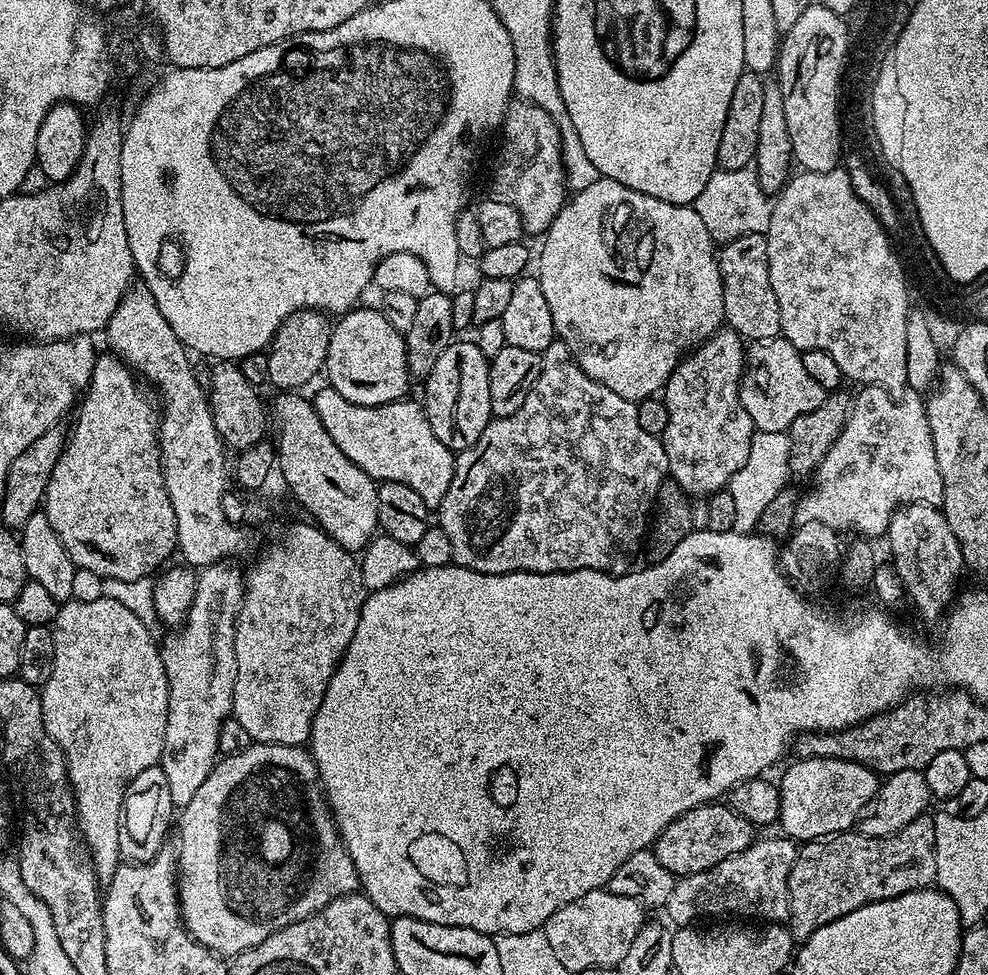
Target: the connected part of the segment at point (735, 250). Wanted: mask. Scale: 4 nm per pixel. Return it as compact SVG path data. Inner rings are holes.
M752 233L734 238L719 249L718 259L727 327L734 329L748 342L777 339L781 335L780 315L778 298L774 298L774 286L770 286L766 235Z

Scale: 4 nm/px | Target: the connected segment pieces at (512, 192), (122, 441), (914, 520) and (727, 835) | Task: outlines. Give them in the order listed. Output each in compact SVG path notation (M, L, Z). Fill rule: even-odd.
M512 102L504 114L503 132L500 161L492 176L492 184L496 187L495 195L510 202L510 206L518 210L518 218L522 218L522 226L529 237L539 237L547 232L566 203L564 150L560 142L560 128L552 116L546 114L546 110L527 102Z
M97 355L94 362L92 381L88 383L79 405L80 417L72 432L70 428L64 453L50 474L42 511L77 568L94 570L94 574L105 580L143 580L151 577L151 572L159 564L167 565L168 555L177 551L178 522L174 506L170 504L170 494L166 492L160 461L157 405L148 401L147 394L140 389L141 381L132 369L119 356L107 355Z
M905 504L888 523L886 541L892 551L890 561L898 572L901 589L928 620L947 611L958 592L958 580L964 572L961 546L954 537L943 511L931 504Z
M713 802L711 804L700 804L694 810L682 814L674 822L670 822L670 826L666 826L666 830L662 830L662 834L656 839L654 851L658 862L666 870L670 870L673 876L679 878L710 870L710 866L746 850L746 846L750 846L753 839L754 825L750 821L739 816L733 808L728 807L727 803Z

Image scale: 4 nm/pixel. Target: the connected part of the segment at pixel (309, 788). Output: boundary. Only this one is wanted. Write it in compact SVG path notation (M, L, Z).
M251 743L248 748L242 749L232 755L225 755L223 758L217 759L216 765L210 770L210 774L206 778L206 782L202 782L202 786L198 786L194 798L190 798L190 802L185 806L178 816L178 828L180 824L180 848L178 847L178 895L180 898L180 919L184 921L184 926L188 933L193 936L202 946L206 946L211 952L215 952L221 958L235 958L240 953L250 950L254 946L258 946L258 942L262 942L266 938L270 938L270 934L274 934L278 930L282 930L286 926L290 926L294 922L298 922L302 918L306 918L310 914L314 914L318 910L322 910L322 906L326 906L330 902L334 902L334 898L339 896L353 895L360 888L360 875L356 873L354 862L350 858L350 854L346 850L346 846L340 837L340 831L336 829L336 818L332 814L331 808L328 807L326 793L324 787L320 784L320 775L316 769L316 763L312 757L311 751L304 746L286 746L285 744L257 744Z

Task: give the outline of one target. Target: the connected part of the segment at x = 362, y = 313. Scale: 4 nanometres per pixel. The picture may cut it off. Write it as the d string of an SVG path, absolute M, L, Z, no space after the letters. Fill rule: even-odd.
M353 307L332 324L330 346L326 350L324 372L327 383L342 398L358 406L382 406L409 395L408 355L404 333L394 330L375 307Z

